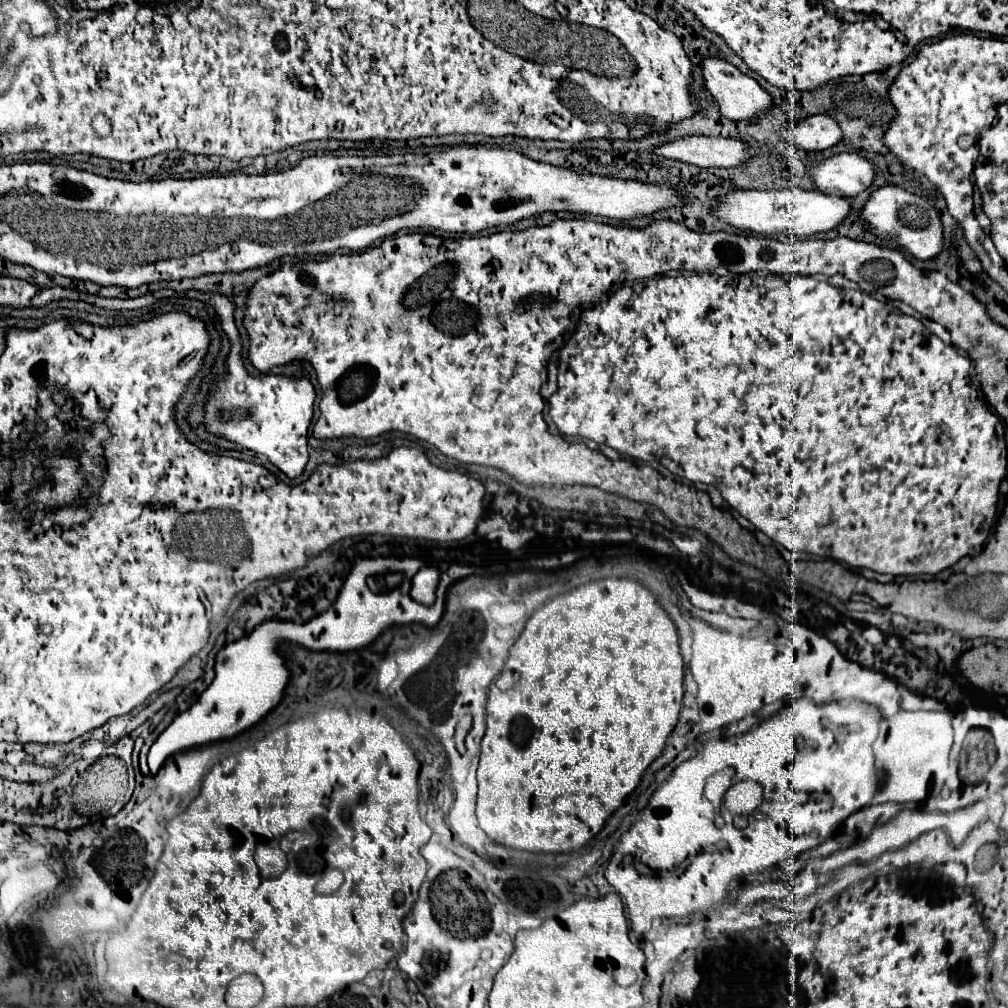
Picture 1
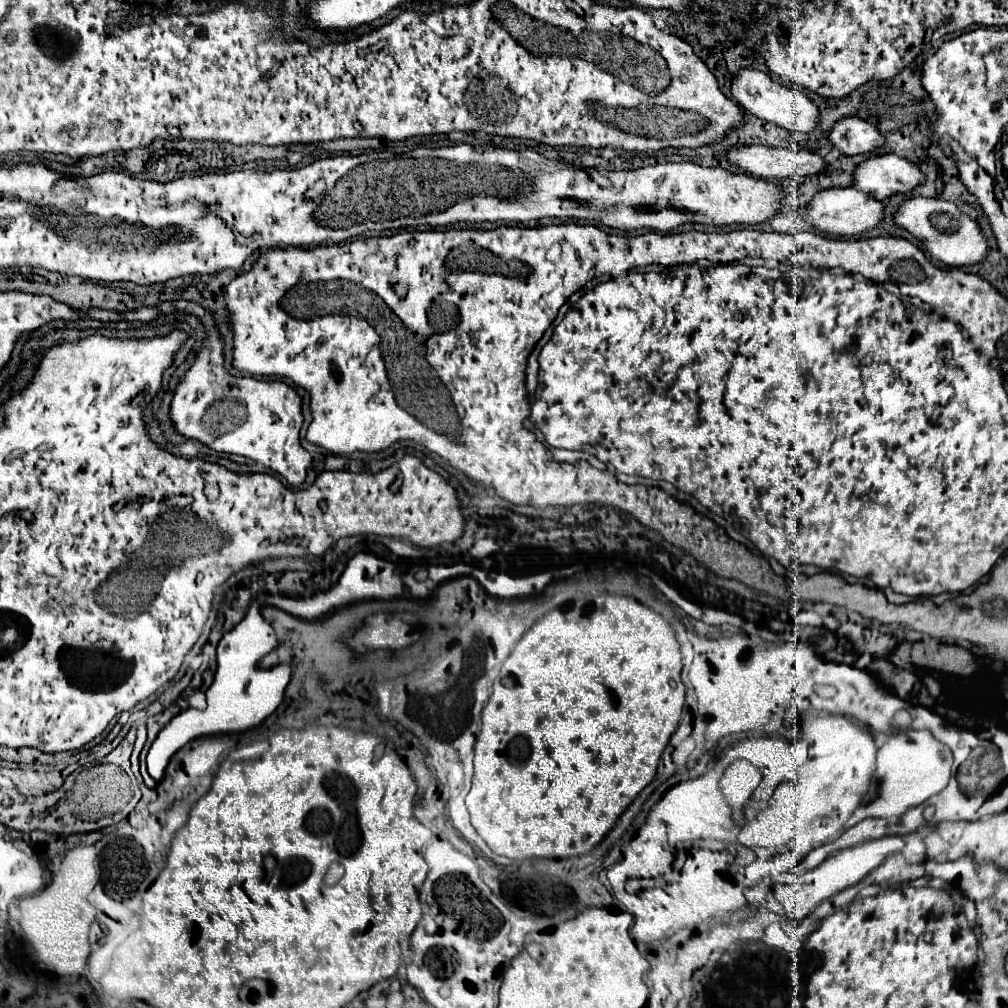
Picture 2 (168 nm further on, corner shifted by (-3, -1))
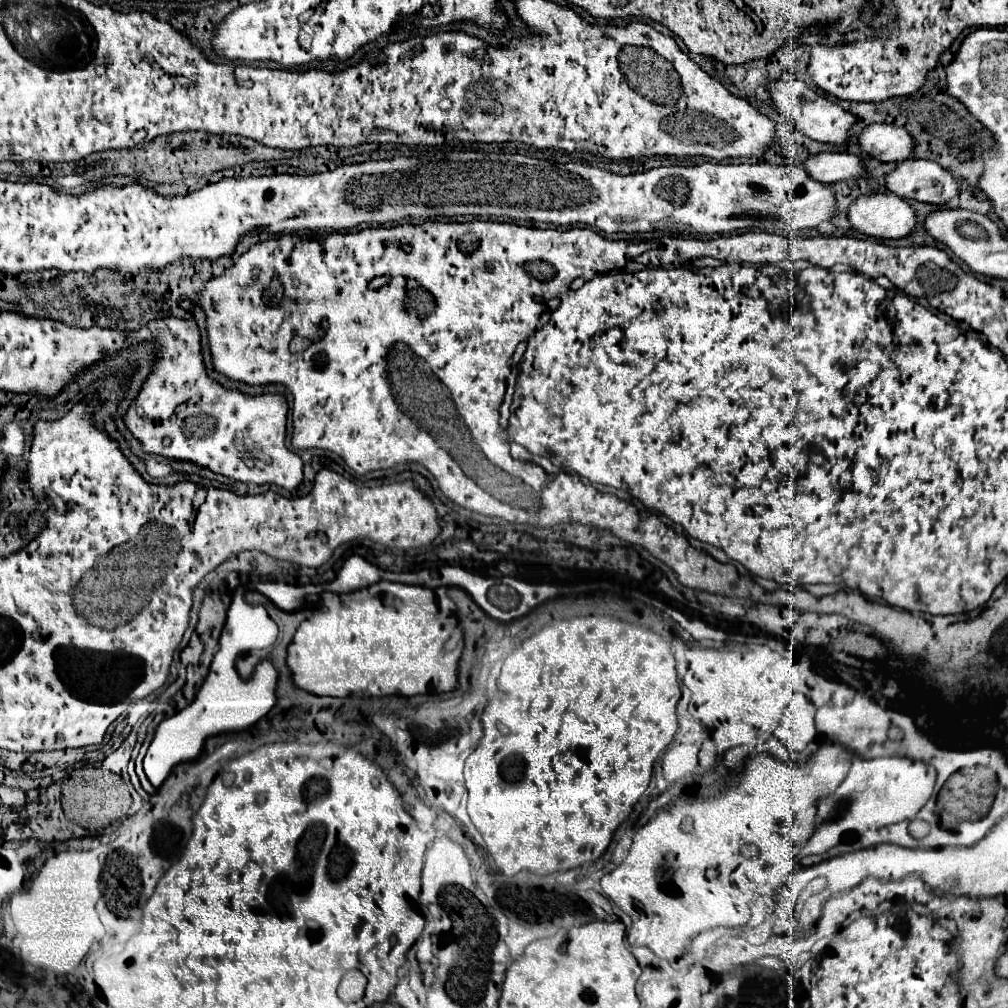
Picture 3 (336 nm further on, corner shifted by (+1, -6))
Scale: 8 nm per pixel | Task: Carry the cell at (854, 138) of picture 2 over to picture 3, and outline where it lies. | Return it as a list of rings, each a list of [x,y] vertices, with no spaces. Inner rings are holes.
[[[873,123],[857,135],[859,151],[877,161],[895,161],[911,157],[913,139],[901,127]]]

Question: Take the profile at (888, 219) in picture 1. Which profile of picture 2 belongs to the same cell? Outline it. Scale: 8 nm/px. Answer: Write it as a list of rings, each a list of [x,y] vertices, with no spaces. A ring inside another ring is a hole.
[[[911,198],[905,200],[903,206],[895,212],[895,222],[909,230],[917,240],[925,244],[929,254],[945,266],[971,266],[979,264],[987,258],[991,246],[989,240],[983,236],[981,226],[977,220],[969,218],[961,212],[953,202],[941,198]]]

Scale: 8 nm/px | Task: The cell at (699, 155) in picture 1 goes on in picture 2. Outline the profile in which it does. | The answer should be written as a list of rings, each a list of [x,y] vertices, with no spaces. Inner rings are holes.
[[[739,146],[729,150],[731,166],[747,170],[761,178],[803,178],[821,174],[827,166],[825,158],[803,148],[769,148]]]

